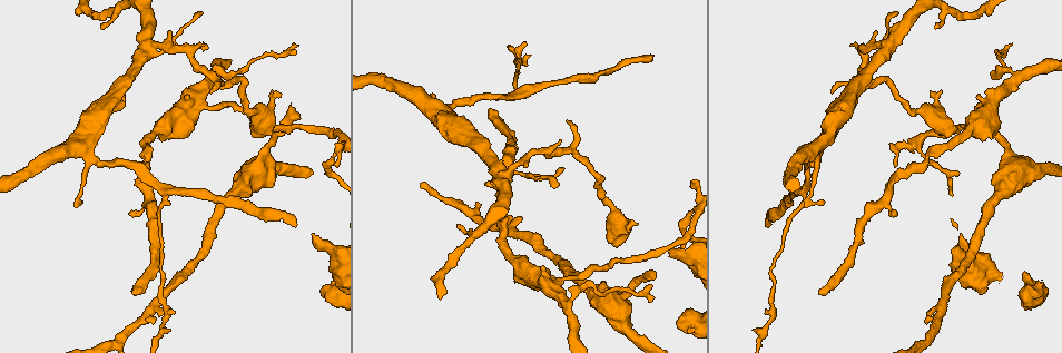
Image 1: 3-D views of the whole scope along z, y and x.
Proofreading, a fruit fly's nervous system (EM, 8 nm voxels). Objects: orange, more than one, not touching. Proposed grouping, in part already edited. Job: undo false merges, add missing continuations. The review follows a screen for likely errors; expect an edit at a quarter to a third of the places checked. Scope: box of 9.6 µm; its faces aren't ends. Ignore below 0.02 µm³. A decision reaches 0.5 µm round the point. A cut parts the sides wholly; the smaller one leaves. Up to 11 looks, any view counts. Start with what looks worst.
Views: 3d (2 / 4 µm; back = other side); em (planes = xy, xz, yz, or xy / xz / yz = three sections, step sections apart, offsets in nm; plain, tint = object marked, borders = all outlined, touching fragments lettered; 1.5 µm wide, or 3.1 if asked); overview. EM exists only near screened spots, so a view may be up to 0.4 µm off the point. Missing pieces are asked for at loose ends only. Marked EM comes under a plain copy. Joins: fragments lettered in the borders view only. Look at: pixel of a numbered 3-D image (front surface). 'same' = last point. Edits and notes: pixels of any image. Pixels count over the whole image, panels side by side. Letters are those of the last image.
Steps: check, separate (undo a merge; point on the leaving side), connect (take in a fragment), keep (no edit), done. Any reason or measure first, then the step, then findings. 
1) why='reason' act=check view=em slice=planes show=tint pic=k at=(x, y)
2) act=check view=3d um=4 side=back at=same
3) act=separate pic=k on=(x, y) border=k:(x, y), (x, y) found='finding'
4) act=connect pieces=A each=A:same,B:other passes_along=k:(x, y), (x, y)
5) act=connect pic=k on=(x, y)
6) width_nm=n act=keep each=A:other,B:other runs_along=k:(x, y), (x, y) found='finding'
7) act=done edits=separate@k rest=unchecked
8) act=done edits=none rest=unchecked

why='an open end' act=check view=em slice=planes show=borders pic=1 at=(820, 292)

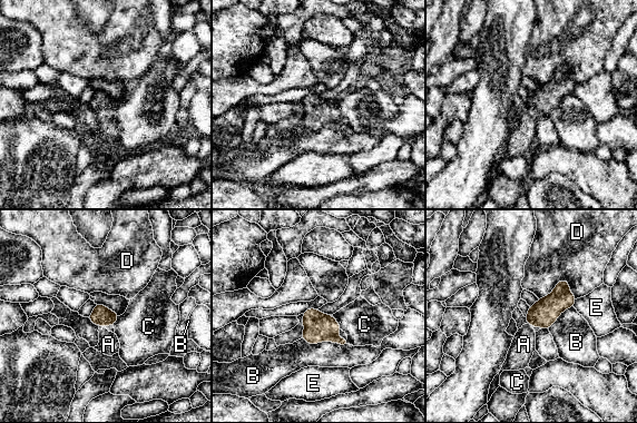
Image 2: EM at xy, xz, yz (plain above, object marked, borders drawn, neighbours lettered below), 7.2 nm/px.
width_nm=150 act=connect pieces=A each=A:same,B:other,C:other,D:other,E:other found='it goes on there'

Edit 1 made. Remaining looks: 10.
act=check view=overview

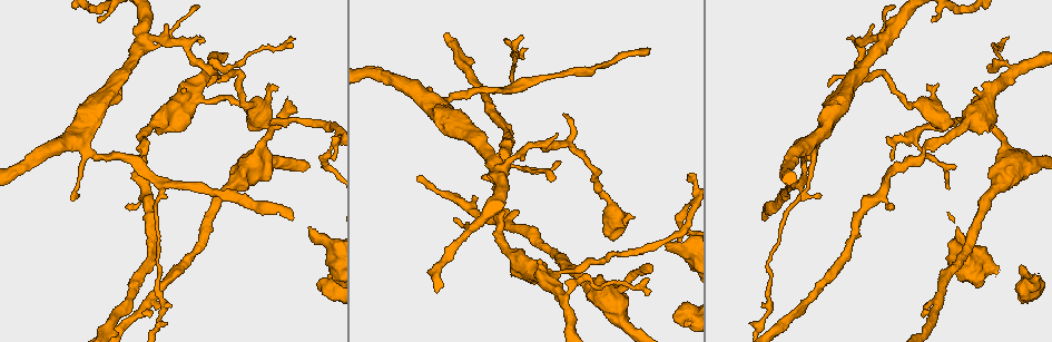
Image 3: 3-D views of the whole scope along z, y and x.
why='branch stops here' act=check view=3d um=2 pic=3 at=(309, 228)

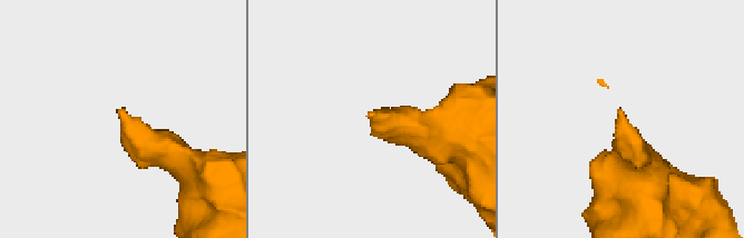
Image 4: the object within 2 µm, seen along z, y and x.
why='now the EM' act=check view=em slice=planes show=tint pic=4 at=(124, 109)

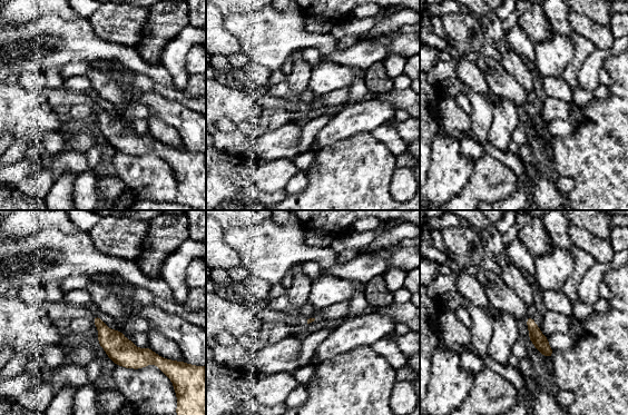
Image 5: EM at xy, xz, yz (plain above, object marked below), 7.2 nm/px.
why='what lies round it' act=check view=em slice=planes show=borders at=same

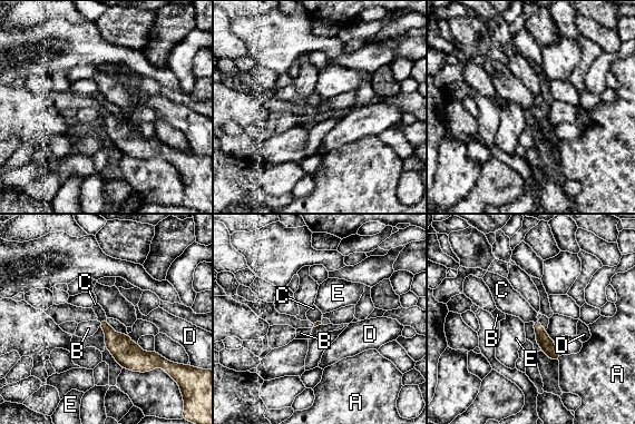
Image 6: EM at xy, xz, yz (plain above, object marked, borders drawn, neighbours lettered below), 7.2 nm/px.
longest_contact=C:60nm act=keep each=A:other,B:other,C:other,D:other,E:other found='no lettered fragment goes on from it'

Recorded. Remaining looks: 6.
why='an open end' act=check view=3d um=2 pic=3 at=(925, 304)

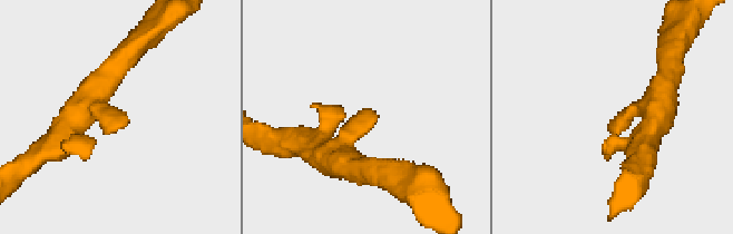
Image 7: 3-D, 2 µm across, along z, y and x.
act=check view=em slice=xy step=8 show=tint pic=7 at=(123, 114)

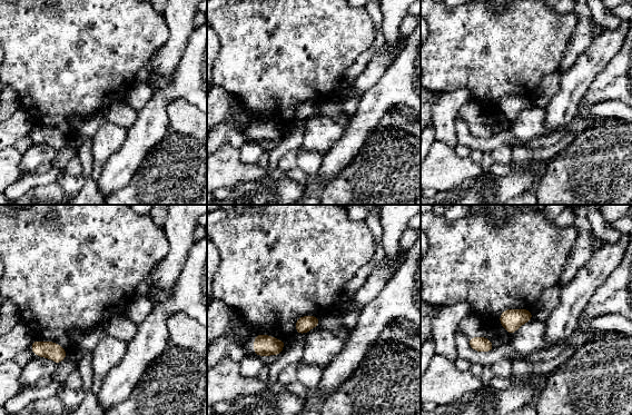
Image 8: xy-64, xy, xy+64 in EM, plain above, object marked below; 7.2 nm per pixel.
why='another direction' act=check view=em slice=xz step=8 show=borders at=same

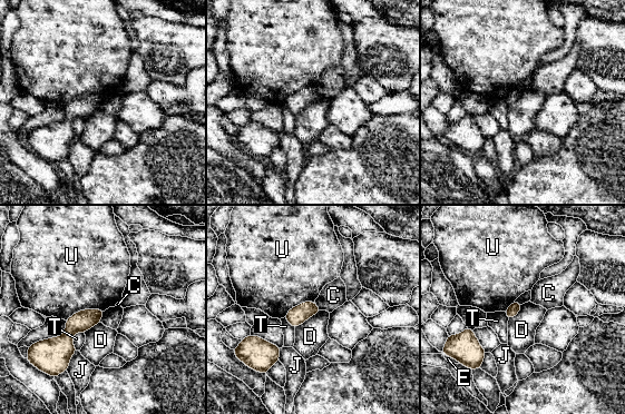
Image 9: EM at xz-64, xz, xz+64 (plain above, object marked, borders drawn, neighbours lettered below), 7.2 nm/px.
act=keep each=C:other,D:other,E:other,J:other,T:other,U:other border=9:(104, 309), (79, 309), (65, 319) found='no lettered fragment goes on from it'

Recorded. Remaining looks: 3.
why='branch stops here' act=check view=3d um=2 pic=3 at=(128, 205)

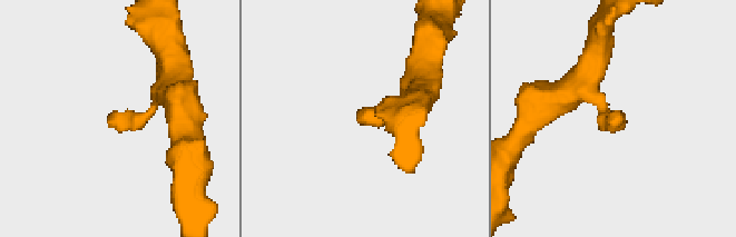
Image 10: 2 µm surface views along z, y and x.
why='shape alone is not enough' act=check view=em slice=xy step=4 show=borders pic=10 at=(109, 117)

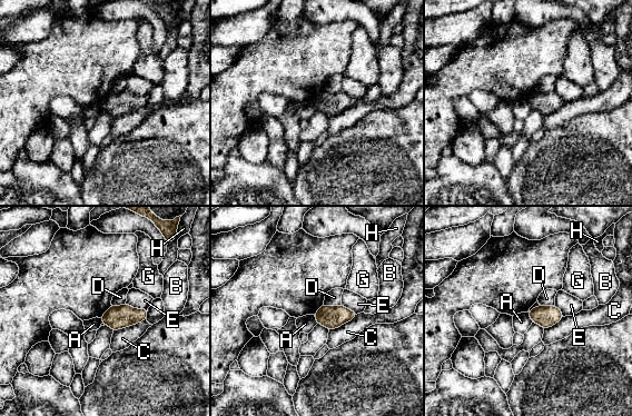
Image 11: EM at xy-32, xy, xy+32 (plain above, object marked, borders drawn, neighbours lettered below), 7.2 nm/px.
longest_contact=C:260nm act=keep each=A:other,B:other,C:other,D:other,E:other,G:other,H:other border=11:(527, 313), (532, 322) found='no lettered fragment goes on from it'

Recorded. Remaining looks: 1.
act=done edits=connect@2 rest=unchecked

